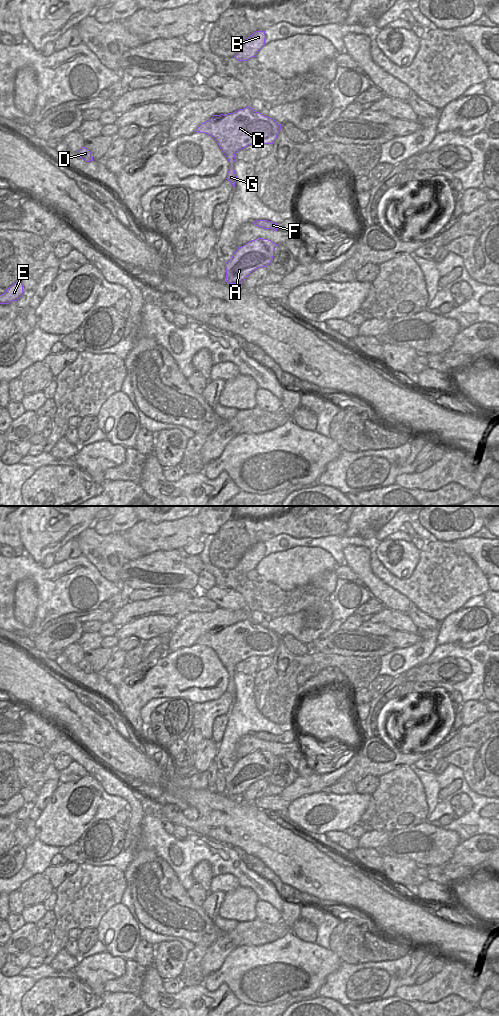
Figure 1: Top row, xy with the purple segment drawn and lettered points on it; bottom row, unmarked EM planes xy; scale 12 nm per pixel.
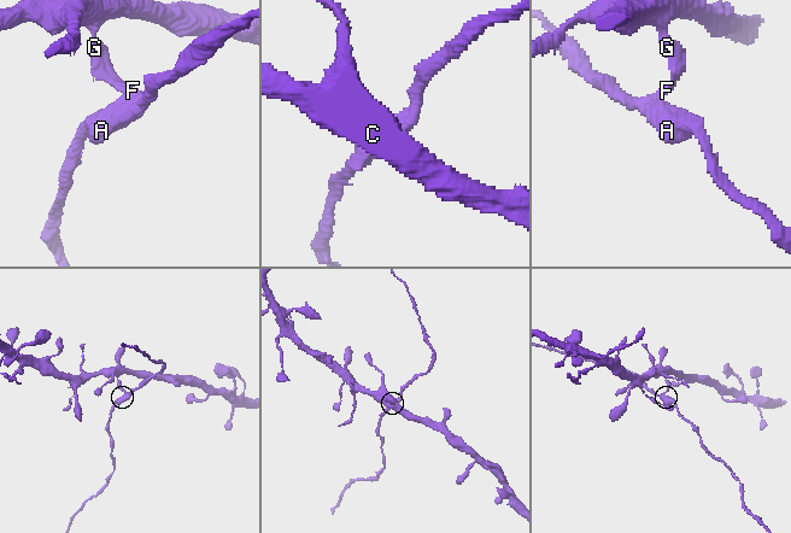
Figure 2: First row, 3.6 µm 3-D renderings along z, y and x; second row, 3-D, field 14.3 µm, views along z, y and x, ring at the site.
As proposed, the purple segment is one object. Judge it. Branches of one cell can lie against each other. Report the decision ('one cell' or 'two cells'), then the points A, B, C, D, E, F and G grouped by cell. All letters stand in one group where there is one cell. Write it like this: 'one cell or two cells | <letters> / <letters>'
two cells | A F G / B C D E

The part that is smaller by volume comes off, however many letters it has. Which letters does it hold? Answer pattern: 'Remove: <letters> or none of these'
Remove: A, F, G

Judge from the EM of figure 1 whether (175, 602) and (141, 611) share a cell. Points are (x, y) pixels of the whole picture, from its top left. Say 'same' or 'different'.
same

